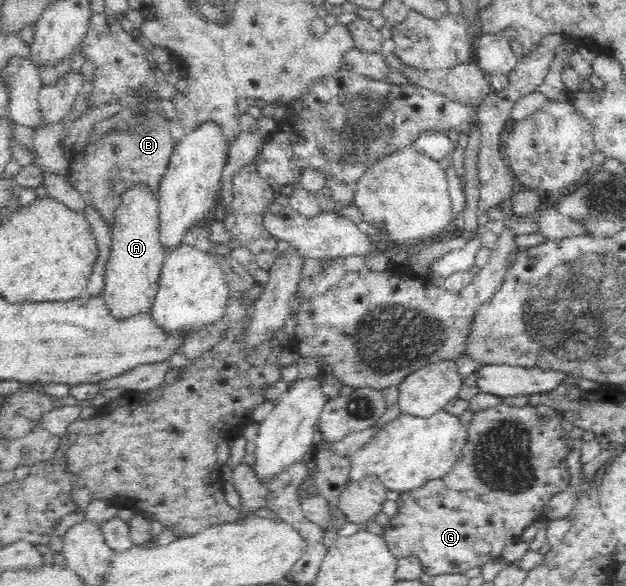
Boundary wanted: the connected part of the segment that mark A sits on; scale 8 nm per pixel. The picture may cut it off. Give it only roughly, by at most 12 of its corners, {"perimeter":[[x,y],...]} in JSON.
{"perimeter":[[124,193],[101,294],[116,320],[150,314],[166,255],[156,195]]}

